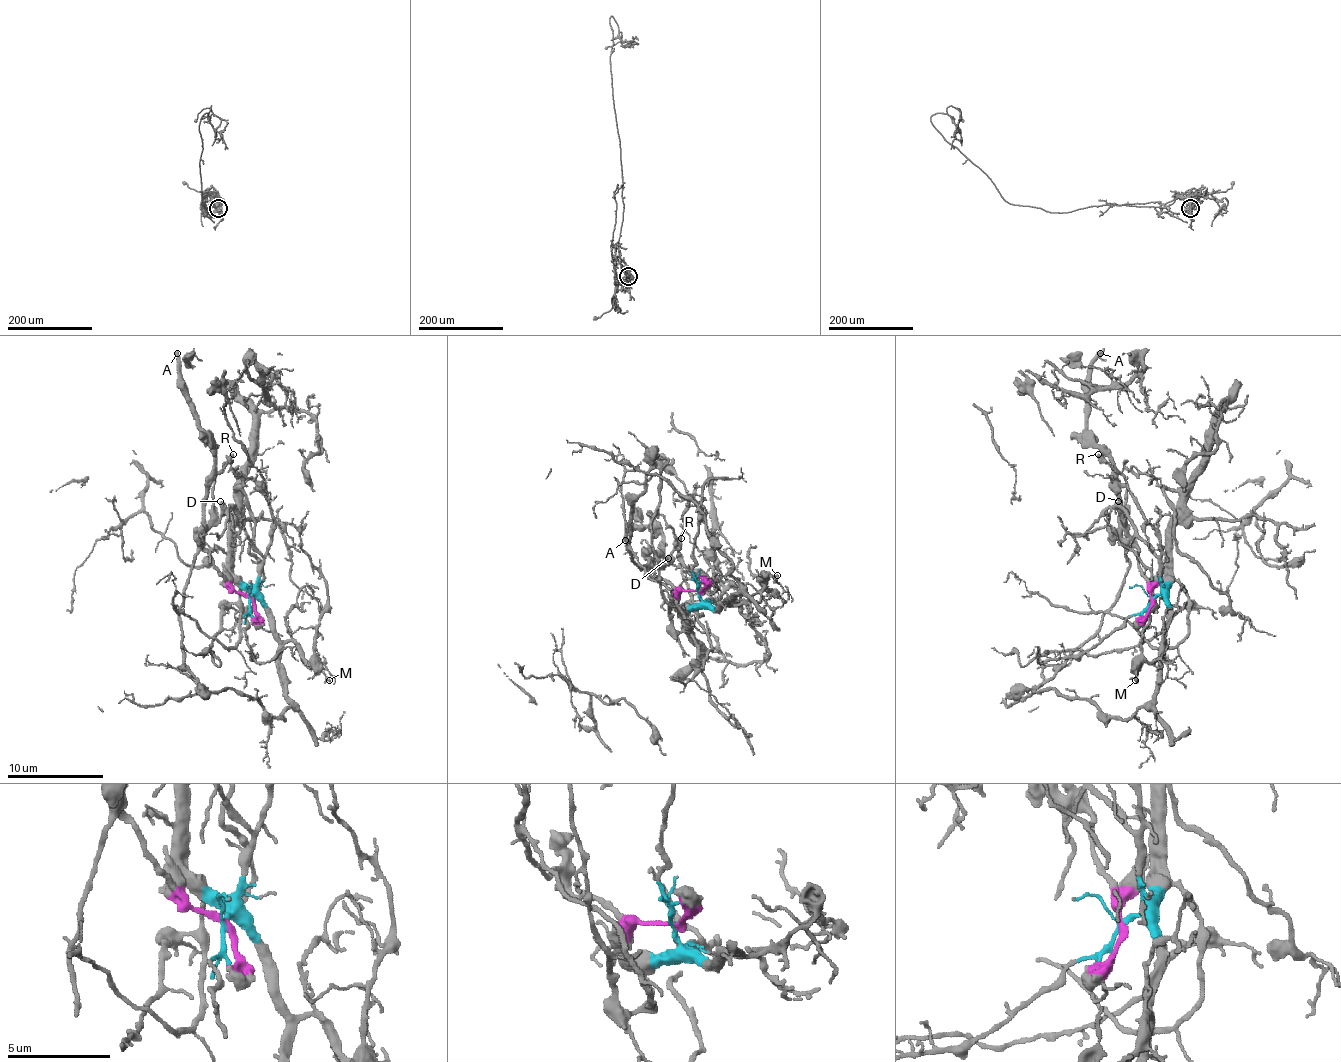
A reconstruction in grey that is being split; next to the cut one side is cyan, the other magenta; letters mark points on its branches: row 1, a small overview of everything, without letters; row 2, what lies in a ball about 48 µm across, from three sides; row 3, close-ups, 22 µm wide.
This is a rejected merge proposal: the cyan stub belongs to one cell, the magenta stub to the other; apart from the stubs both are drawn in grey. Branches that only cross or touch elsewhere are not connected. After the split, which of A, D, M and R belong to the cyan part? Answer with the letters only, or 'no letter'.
M

